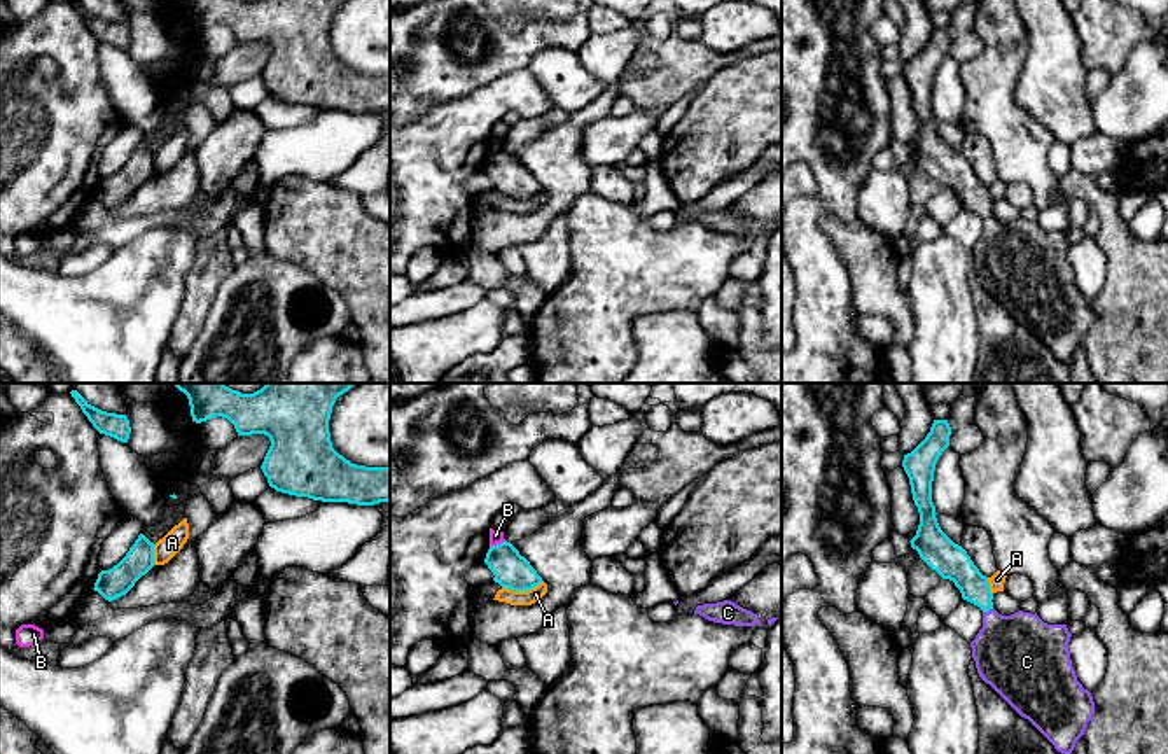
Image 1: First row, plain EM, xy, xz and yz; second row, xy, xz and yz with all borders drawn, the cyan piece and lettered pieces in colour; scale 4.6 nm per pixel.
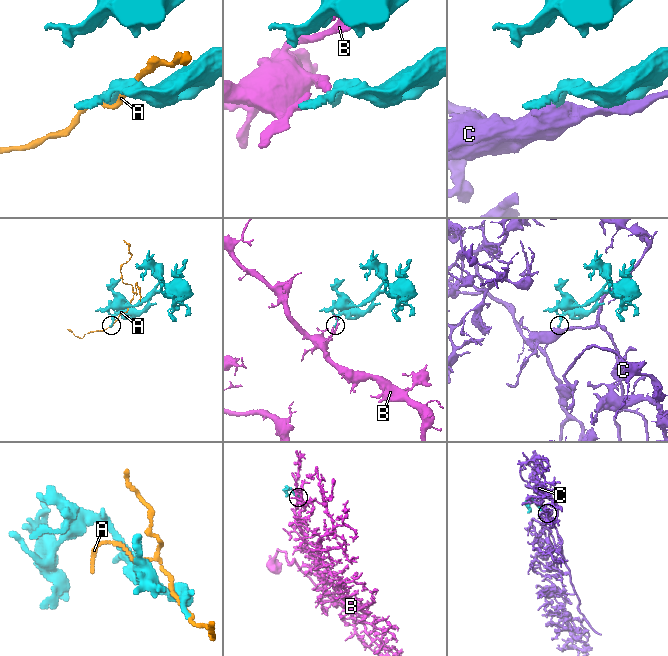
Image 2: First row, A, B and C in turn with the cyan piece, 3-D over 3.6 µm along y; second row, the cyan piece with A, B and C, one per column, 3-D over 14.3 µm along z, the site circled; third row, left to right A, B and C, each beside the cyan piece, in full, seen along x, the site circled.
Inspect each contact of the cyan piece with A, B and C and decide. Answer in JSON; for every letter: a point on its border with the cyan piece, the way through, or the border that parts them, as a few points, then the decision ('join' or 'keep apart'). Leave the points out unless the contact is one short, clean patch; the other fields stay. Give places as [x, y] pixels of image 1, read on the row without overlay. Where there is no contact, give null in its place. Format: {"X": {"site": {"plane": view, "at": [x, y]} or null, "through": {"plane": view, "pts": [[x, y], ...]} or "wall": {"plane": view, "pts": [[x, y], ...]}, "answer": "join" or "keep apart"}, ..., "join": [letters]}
{"A": {"site": {"plane": "xz", "at": [521, 198]}, "answer": "keep apart"}, "B": {"site": {"plane": "xz", "at": [497, 153]}, "answer": "keep apart"}, "C": {"site": {"plane": "yz", "at": [987, 219]}, "through": {"plane": "yz", "pts": [[957, 174], [981, 203], [987, 219], [1002, 247], [1018, 263]]}, "answer": "join"}, "join": ["C"]}

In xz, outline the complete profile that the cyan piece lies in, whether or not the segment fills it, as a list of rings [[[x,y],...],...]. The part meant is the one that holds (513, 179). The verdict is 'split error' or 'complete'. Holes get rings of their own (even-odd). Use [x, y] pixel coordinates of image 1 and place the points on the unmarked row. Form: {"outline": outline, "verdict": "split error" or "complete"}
{"outline": [[[507,149],[490,154],[484,171],[502,196],[528,199],[542,191],[530,170]]], "verdict": "complete"}

